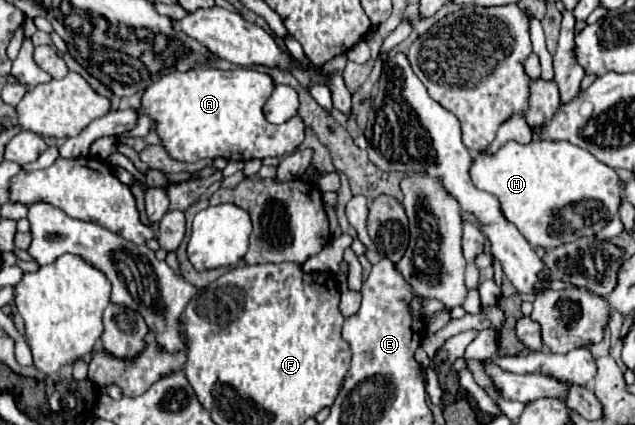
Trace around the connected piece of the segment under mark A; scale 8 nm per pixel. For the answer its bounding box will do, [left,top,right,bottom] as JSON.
[142,66,304,160]

